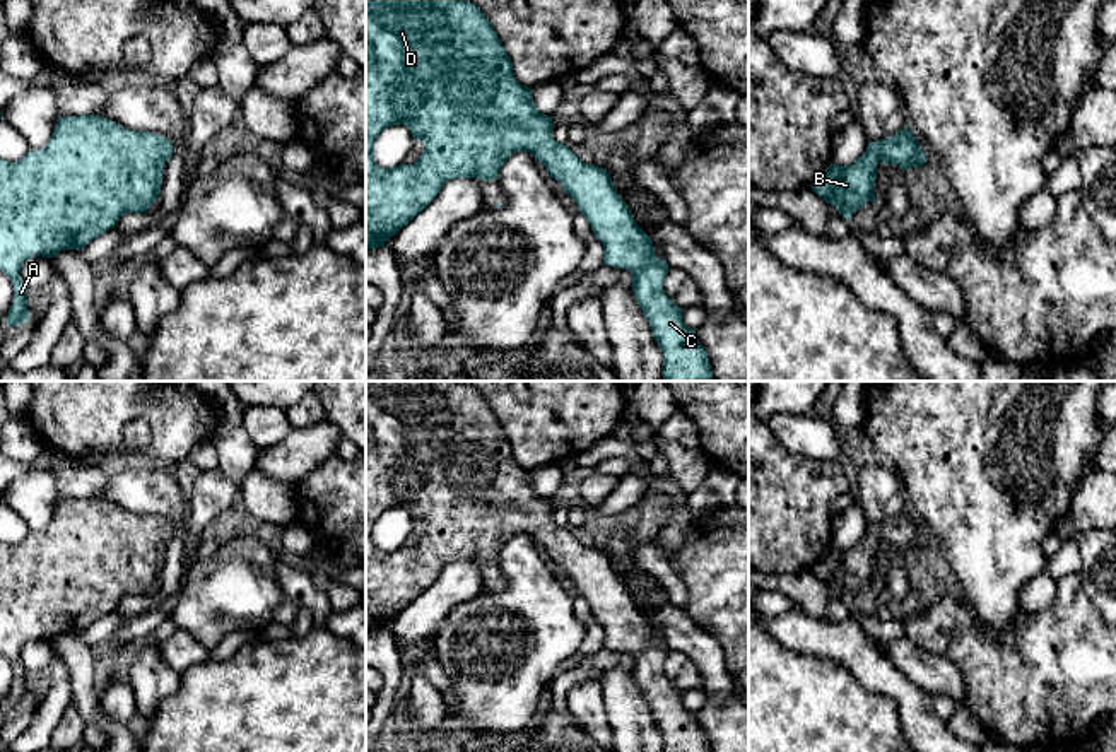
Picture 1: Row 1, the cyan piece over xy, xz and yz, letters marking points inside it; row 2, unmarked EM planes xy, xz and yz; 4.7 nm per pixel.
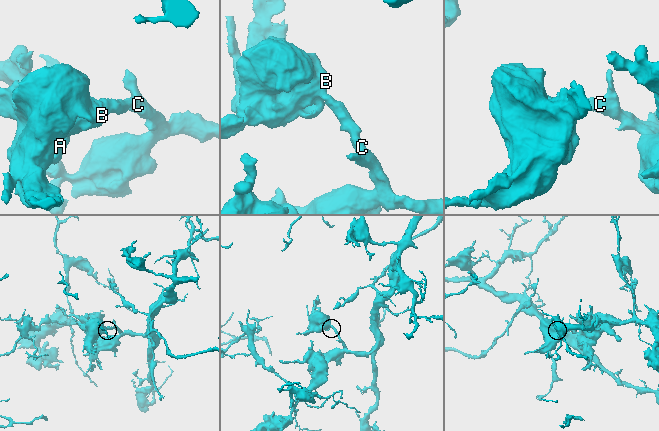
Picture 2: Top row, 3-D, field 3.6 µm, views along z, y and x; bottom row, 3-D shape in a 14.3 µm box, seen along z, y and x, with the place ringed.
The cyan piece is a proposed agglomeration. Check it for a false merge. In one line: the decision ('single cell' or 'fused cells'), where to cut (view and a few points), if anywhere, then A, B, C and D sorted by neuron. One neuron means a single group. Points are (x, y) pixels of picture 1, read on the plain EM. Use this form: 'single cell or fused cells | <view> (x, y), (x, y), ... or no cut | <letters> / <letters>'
single cell | no cut | A B C D

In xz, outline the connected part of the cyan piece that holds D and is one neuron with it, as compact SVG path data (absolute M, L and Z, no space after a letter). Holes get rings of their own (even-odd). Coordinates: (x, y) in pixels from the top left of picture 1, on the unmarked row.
M366 381L366 632L385 629L436 581L449 562L497 562L499 552L513 537L532 535L588 602L593 617L603 627L603 648L626 651L632 656L632 677L663 735L663 752L711 752L708 735L696 713L682 704L682 690L663 673L670 651L667 643L655 639L653 624L636 607L626 585L614 571L610 557L605 550L579 543L567 526L552 521L552 513L552 499L540 496L532 484L532 470L516 463L511 441L477 388L456 381ZM395 508L405 508L412 521L424 526L424 533L414 547L379 550L374 543L374 525L385 511Z

